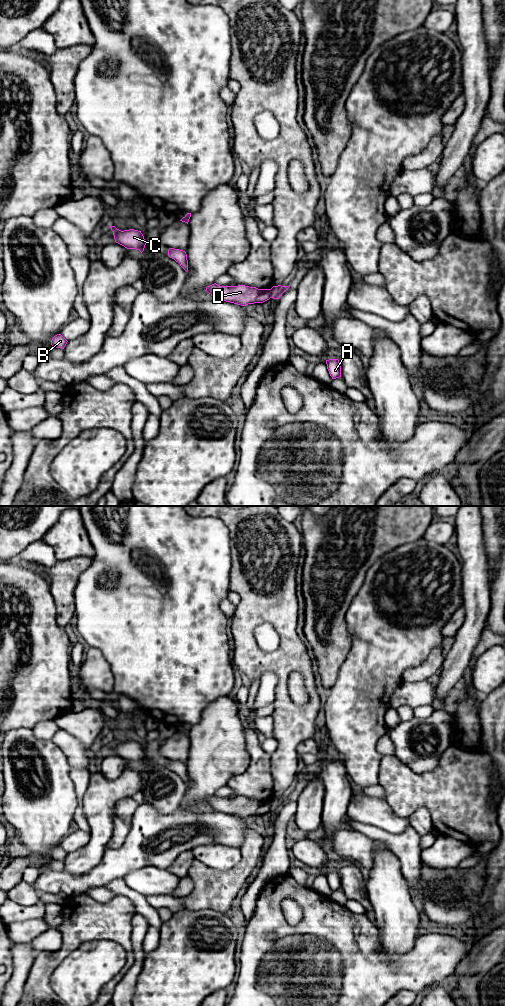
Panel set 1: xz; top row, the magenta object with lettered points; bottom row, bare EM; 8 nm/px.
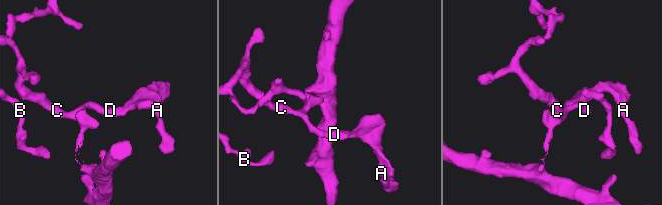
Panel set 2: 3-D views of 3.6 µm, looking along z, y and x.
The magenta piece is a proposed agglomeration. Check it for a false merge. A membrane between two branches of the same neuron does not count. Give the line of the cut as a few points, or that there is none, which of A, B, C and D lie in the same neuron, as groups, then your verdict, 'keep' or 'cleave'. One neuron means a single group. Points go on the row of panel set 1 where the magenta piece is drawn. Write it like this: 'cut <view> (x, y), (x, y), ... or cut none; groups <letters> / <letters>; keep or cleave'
cut xz (269, 289), (271, 297); groups A / B C D; cleave

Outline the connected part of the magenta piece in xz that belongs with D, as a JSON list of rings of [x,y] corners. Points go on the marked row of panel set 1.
[[[216,283],[207,286],[206,290],[213,299],[224,300],[241,306],[263,303],[271,298],[270,289],[258,289],[245,285],[220,286]]]

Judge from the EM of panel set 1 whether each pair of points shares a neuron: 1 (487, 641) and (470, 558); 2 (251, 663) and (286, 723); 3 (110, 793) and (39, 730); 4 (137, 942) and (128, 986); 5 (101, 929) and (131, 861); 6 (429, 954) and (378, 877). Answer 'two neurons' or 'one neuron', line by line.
1: two neurons
2: one neuron
3: two neurons
4: one neuron
5: two neurons
6: two neurons

